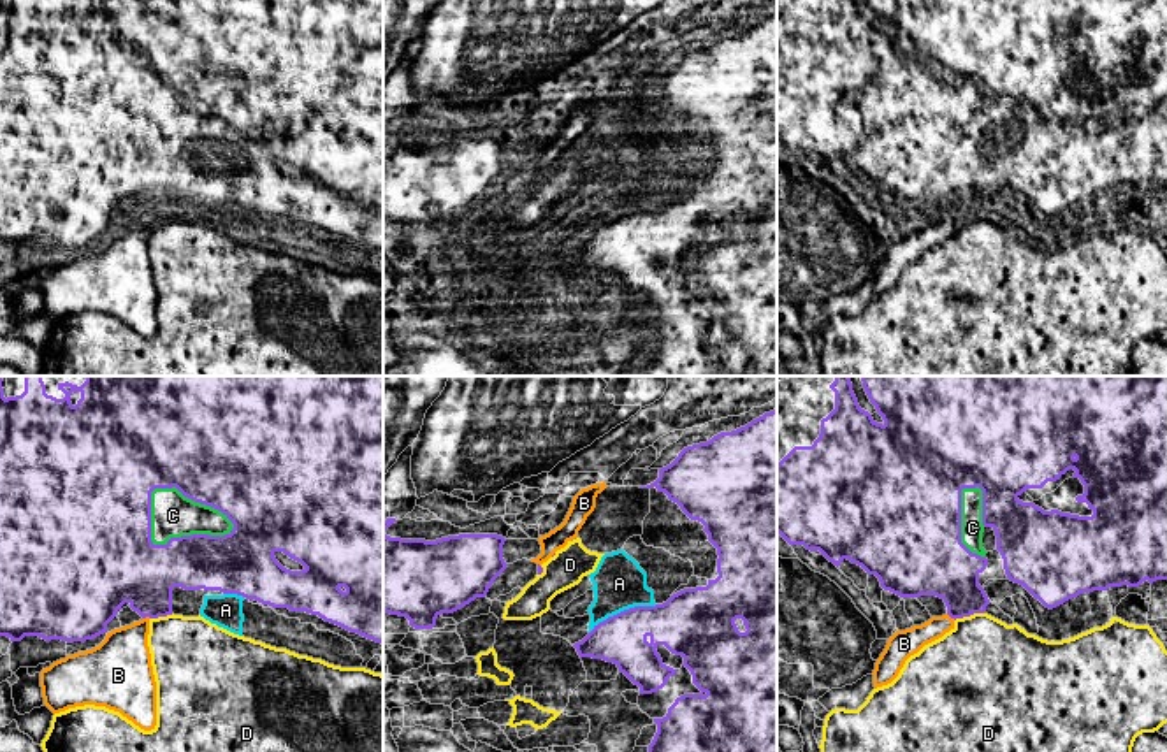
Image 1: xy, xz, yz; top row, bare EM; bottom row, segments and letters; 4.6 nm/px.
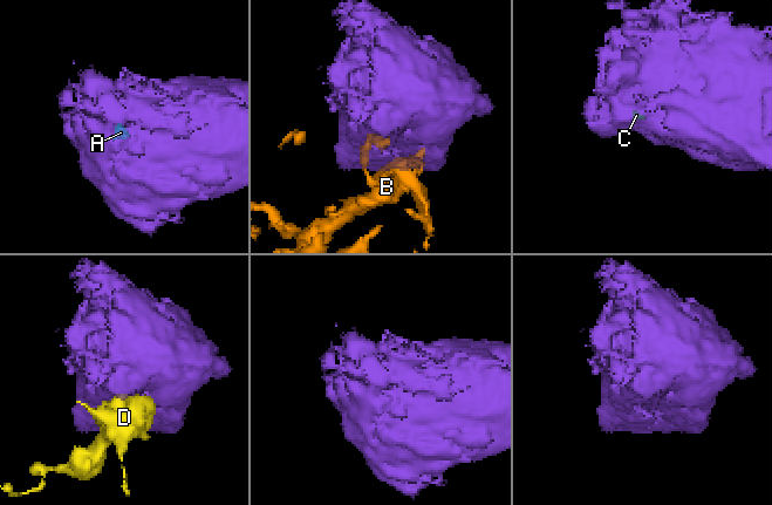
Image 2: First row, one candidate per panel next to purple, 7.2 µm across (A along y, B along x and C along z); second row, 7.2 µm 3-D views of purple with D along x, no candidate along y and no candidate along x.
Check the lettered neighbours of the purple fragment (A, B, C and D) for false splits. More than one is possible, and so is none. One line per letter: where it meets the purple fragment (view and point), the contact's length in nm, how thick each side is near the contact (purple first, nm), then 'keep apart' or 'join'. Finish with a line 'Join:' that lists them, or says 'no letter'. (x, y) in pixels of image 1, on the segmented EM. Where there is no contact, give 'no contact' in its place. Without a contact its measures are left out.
A: xz (624, 610) | 340 nm | 240/240 nm | join
B: yz (951, 617) | 50 nm | 280/130 nm | keep apart
C: xy (194, 499) | 420 nm | 500/200 nm | join
D: yz (969, 615) | 140 nm | 280/460 nm | keep apart
Join: A, C

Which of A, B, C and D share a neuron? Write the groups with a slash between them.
A C / B / D

